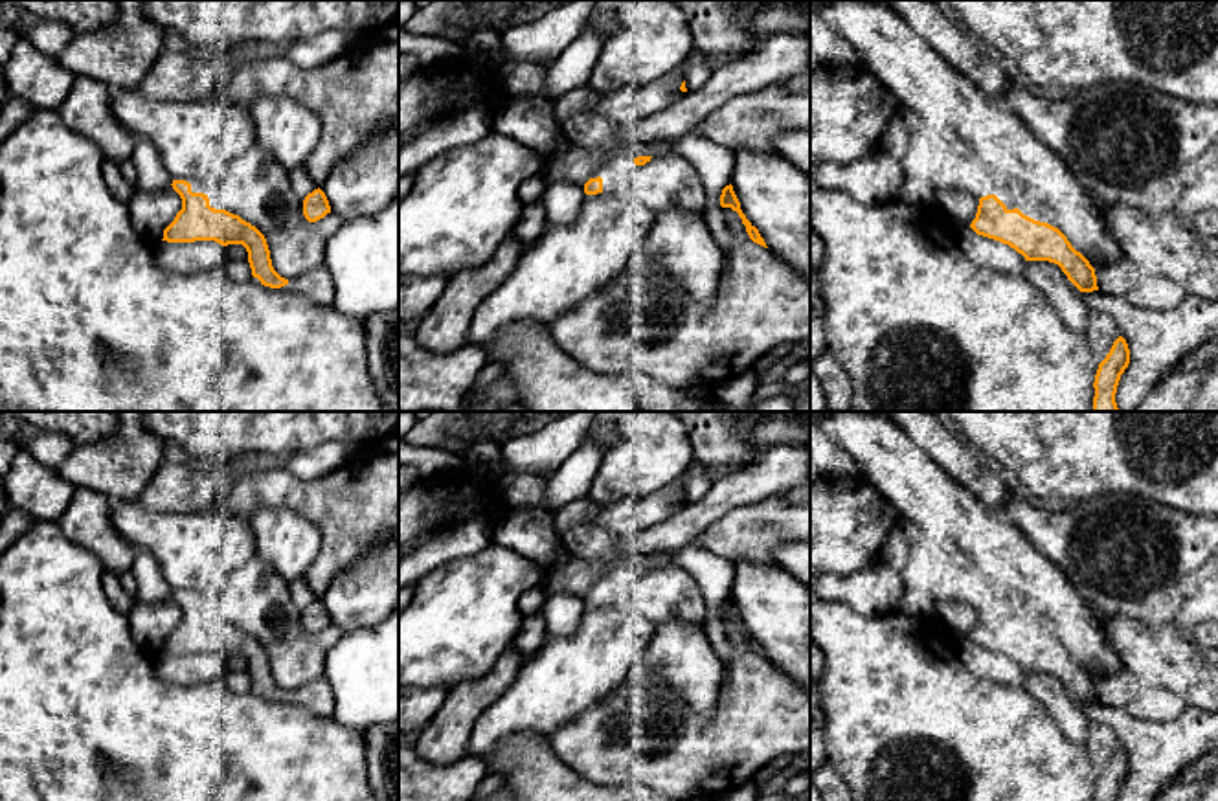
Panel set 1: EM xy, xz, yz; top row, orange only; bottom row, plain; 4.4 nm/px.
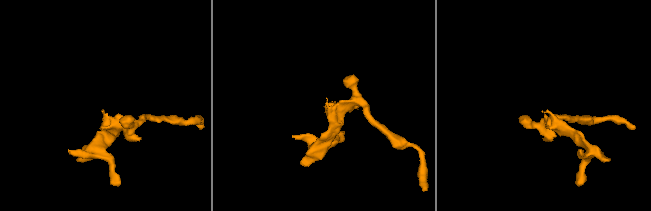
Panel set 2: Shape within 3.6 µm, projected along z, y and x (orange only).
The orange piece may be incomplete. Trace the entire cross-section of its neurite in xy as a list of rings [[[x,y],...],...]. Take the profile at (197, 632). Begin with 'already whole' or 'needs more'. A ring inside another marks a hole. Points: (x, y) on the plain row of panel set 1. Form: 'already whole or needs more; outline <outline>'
needs more; outline [[[173,592],[173,601],[182,610],[182,621],[164,641],[167,654],[215,652],[222,658],[242,656],[248,663],[248,674],[255,696],[274,702],[290,702],[307,707],[318,716],[333,716],[336,700],[325,676],[288,693],[281,689],[270,671],[265,647],[226,621],[209,617],[209,601],[200,592]]]

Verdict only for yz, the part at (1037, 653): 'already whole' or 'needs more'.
needs more

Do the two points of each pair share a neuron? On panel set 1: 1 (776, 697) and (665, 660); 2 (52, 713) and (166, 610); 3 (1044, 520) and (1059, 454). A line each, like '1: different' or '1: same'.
1: different
2: different
3: different

